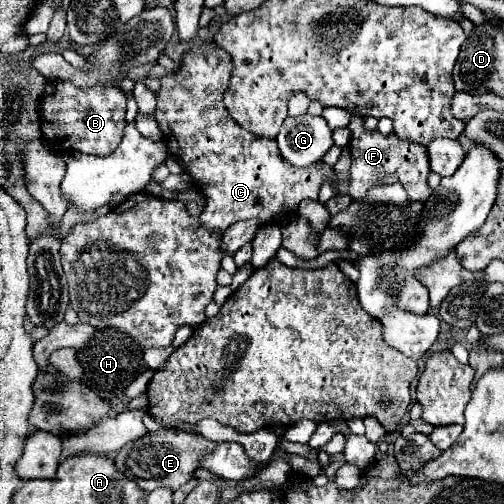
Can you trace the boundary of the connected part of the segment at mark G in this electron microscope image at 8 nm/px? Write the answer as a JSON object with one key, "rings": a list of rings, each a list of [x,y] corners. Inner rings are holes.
{"rings":[[[287,116],[277,136],[281,156],[297,166],[305,168],[319,162],[333,146],[333,130],[323,116]]]}

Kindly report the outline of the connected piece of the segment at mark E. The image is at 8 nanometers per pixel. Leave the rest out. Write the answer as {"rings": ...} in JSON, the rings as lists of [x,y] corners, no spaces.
{"rings":[[[167,430],[167,432],[159,432],[157,440],[143,438],[143,440],[137,440],[133,444],[127,444],[117,454],[115,464],[117,464],[119,472],[123,472],[129,480],[133,480],[145,492],[151,492],[151,490],[161,488],[161,486],[177,490],[193,476],[193,472],[199,468],[201,454],[211,446],[213,444],[207,438],[203,438],[201,434]]]}

